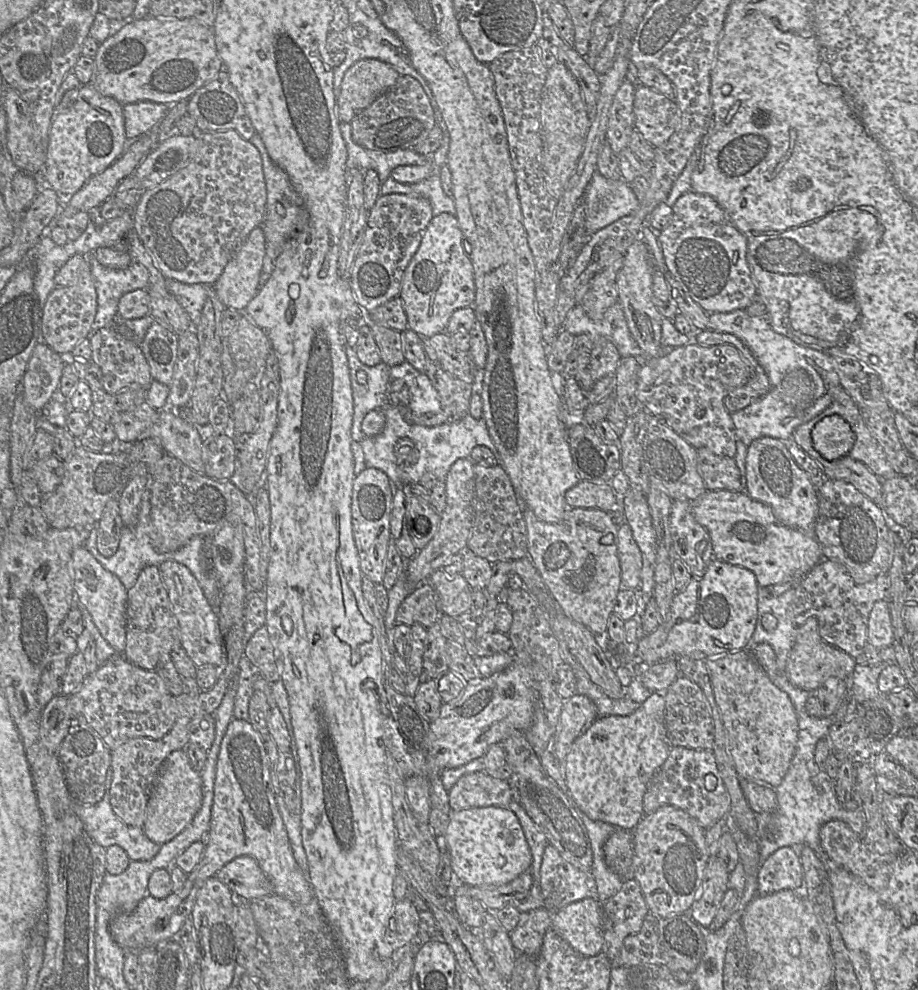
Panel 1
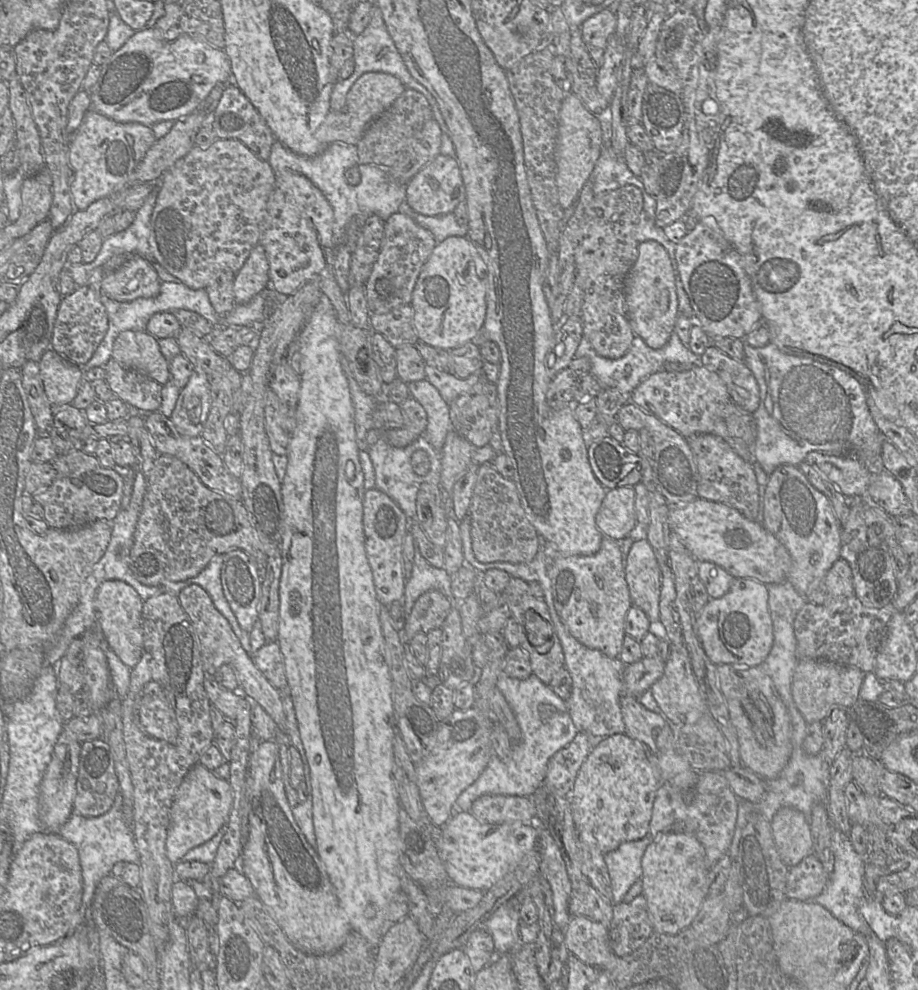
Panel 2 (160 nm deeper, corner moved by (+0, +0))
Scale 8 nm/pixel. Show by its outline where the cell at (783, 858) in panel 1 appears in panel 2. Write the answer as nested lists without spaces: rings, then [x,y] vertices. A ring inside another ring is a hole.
[[[811,854],[789,867],[786,895],[789,899],[810,901],[823,892],[828,879],[820,860]]]

